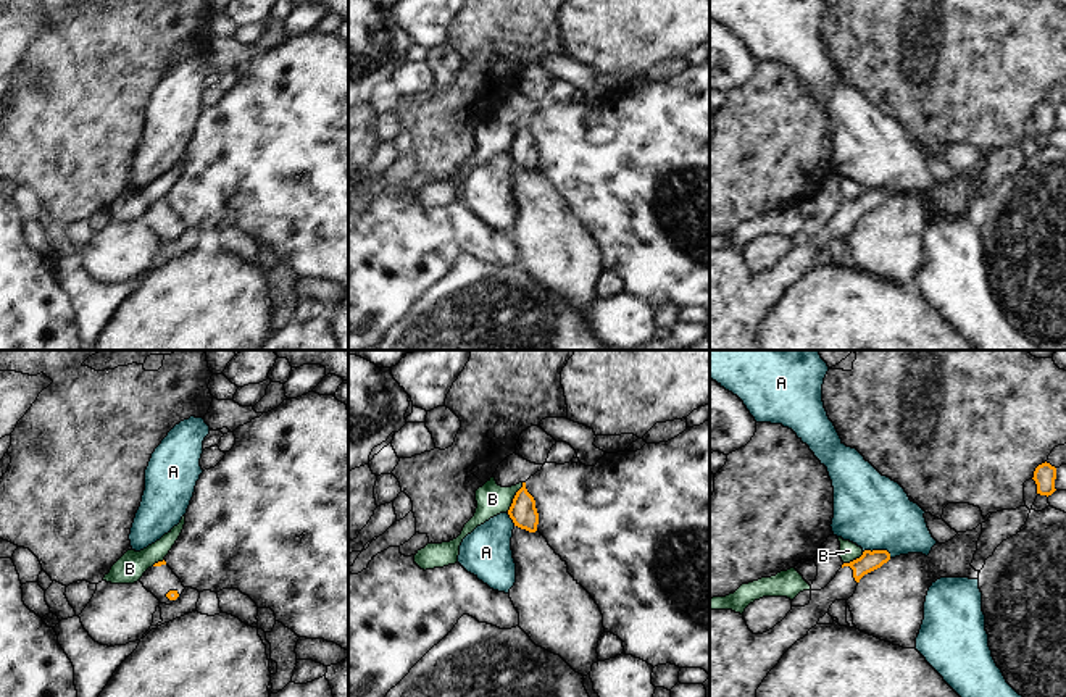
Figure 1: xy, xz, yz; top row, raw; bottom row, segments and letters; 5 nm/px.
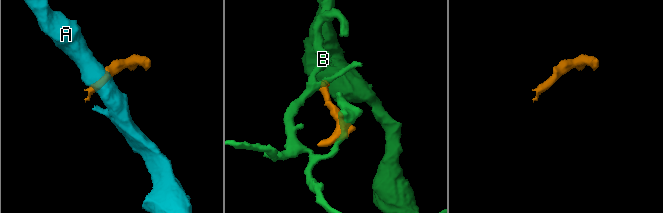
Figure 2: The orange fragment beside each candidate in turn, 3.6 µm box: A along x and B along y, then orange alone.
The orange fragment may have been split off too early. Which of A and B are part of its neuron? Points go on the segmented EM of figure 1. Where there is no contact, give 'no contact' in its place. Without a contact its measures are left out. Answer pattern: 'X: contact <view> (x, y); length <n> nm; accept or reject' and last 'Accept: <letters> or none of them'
A: contact yz (878, 550); length 150 nm; reject
B: contact xz (515, 497); length 170 nm; reject
Accept: none of them

